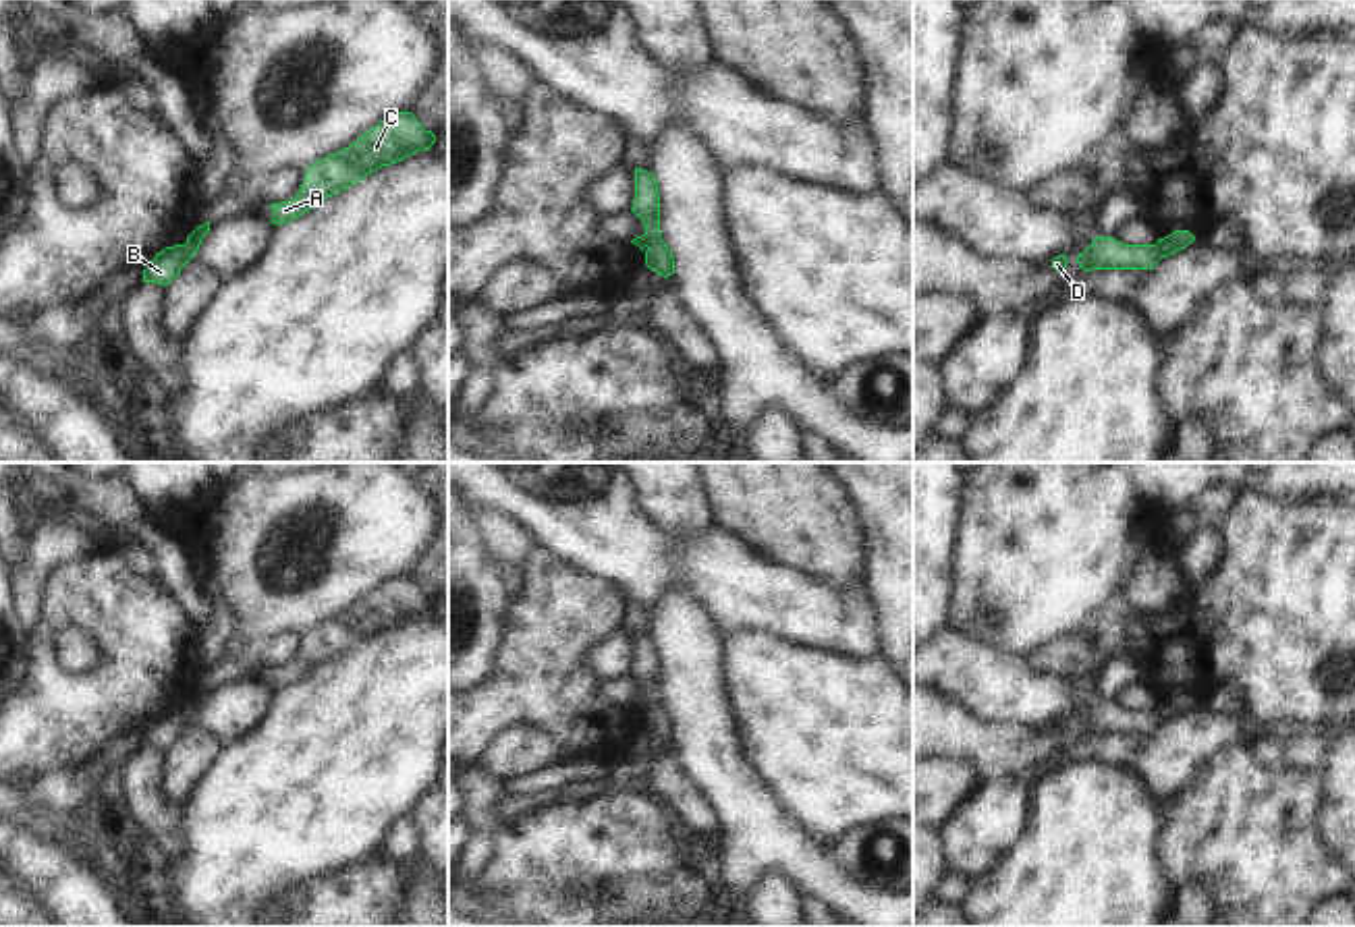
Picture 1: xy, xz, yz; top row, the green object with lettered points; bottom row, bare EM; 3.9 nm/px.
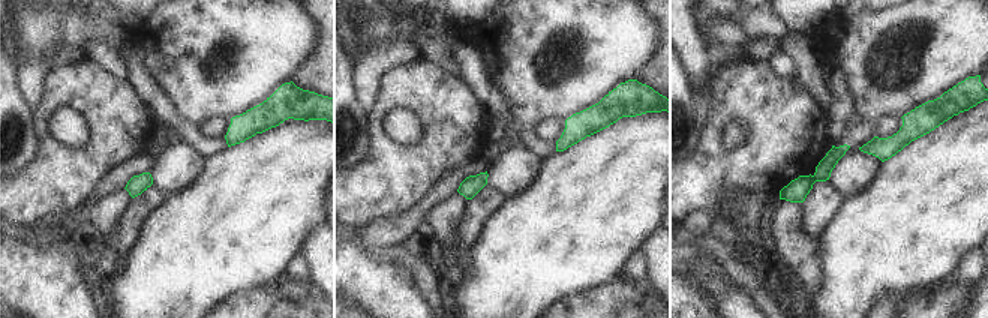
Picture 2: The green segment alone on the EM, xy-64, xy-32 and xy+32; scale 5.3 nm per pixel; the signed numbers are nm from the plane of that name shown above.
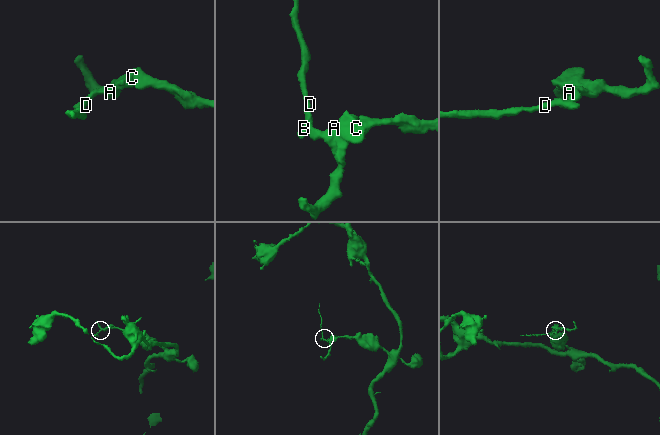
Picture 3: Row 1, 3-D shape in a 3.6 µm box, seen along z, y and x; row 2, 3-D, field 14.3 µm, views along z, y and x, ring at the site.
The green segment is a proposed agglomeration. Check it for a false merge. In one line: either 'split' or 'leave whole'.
split

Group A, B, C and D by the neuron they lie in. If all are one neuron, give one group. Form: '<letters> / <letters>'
A C / B D

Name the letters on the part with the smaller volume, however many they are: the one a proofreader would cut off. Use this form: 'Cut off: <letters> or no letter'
Cut off: B, D

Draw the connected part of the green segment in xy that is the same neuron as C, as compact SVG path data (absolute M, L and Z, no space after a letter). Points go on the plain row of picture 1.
M398 577L363 597L349 612L313 626L291 666L270 668L274 674L270 686L276 691L286 689L378 633L430 614L434 606L436 599L425 595L411 577Z

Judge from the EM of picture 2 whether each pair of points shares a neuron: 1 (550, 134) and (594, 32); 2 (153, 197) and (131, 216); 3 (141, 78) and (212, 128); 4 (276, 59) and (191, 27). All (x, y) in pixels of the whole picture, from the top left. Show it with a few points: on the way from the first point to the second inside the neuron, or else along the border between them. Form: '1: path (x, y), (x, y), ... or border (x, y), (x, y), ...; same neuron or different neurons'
1: border (564, 119), (544, 119), (534, 129); different neurons
2: path (147, 203), (137, 213); same neuron
3: border (197, 126), (204, 135), (224, 137); different neurons
4: path (255, 38), (212, 33); same neuron

